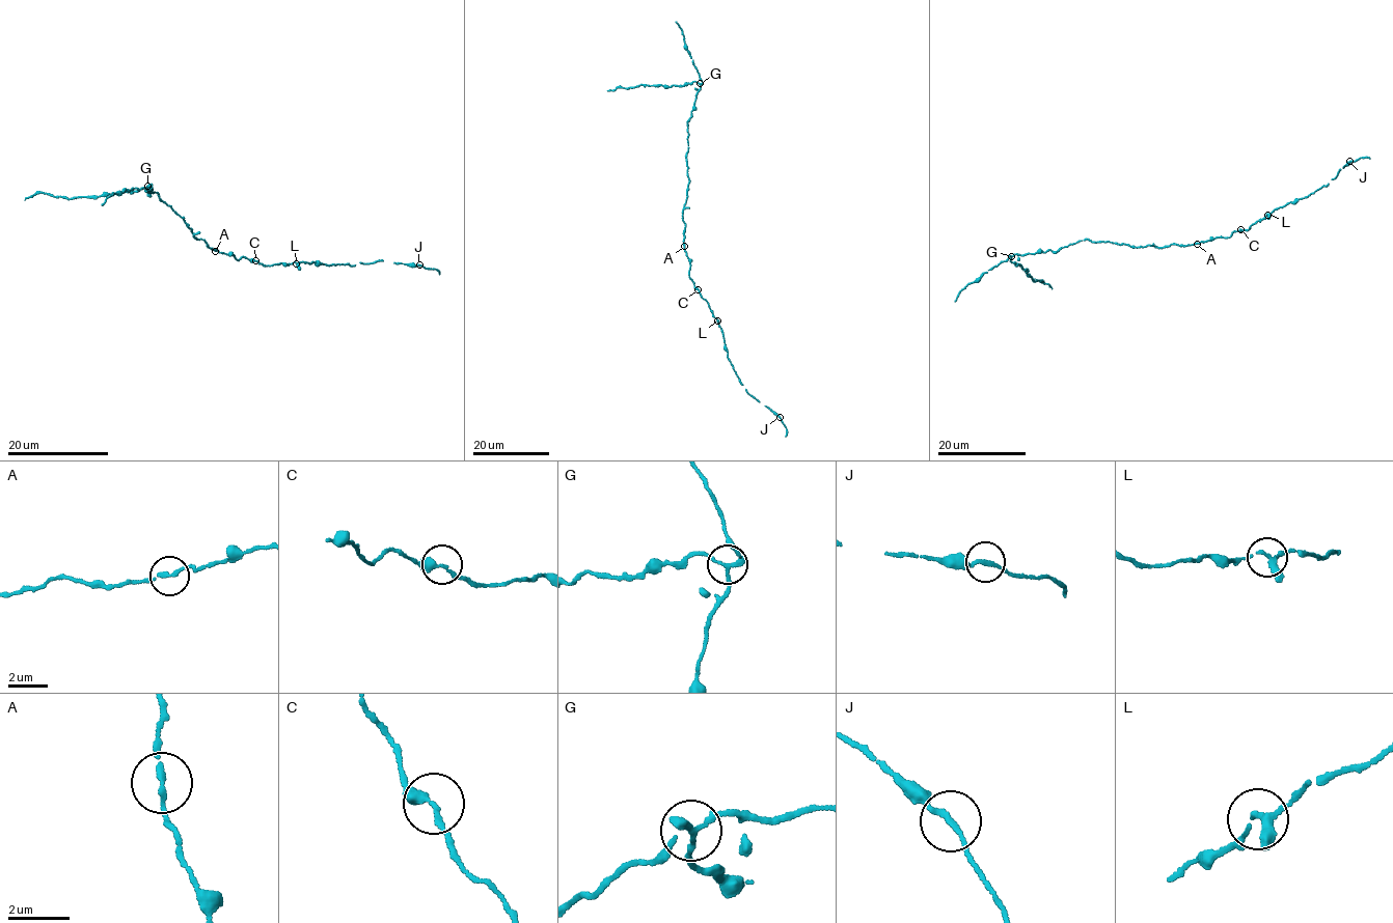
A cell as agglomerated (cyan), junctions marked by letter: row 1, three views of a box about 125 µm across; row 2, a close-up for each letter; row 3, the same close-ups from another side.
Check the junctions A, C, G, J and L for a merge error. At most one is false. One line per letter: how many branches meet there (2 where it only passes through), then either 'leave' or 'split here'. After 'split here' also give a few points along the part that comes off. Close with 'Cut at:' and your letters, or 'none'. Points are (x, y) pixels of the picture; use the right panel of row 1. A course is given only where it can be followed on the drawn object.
A: 2 | leave
C: 2 | leave
G: 3 | split here | (1010, 257), (1010, 261), (1028, 271), (1034, 281), (1042, 281), (1052, 288)
J: 2 | leave
L: 3 | leave
Cut at: G

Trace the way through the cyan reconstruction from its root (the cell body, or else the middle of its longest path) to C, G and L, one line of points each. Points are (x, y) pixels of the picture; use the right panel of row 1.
C: (1172, 244), (1185, 246), (1230, 238), (1240, 229)
G: (1172, 244), (1137, 248), (1116, 243), (1092, 243), (1087, 239), (1057, 251), (1010, 257)
L: (1172, 244), (1185, 246), (1230, 238), (1233, 232), (1247, 230), (1267, 215)

